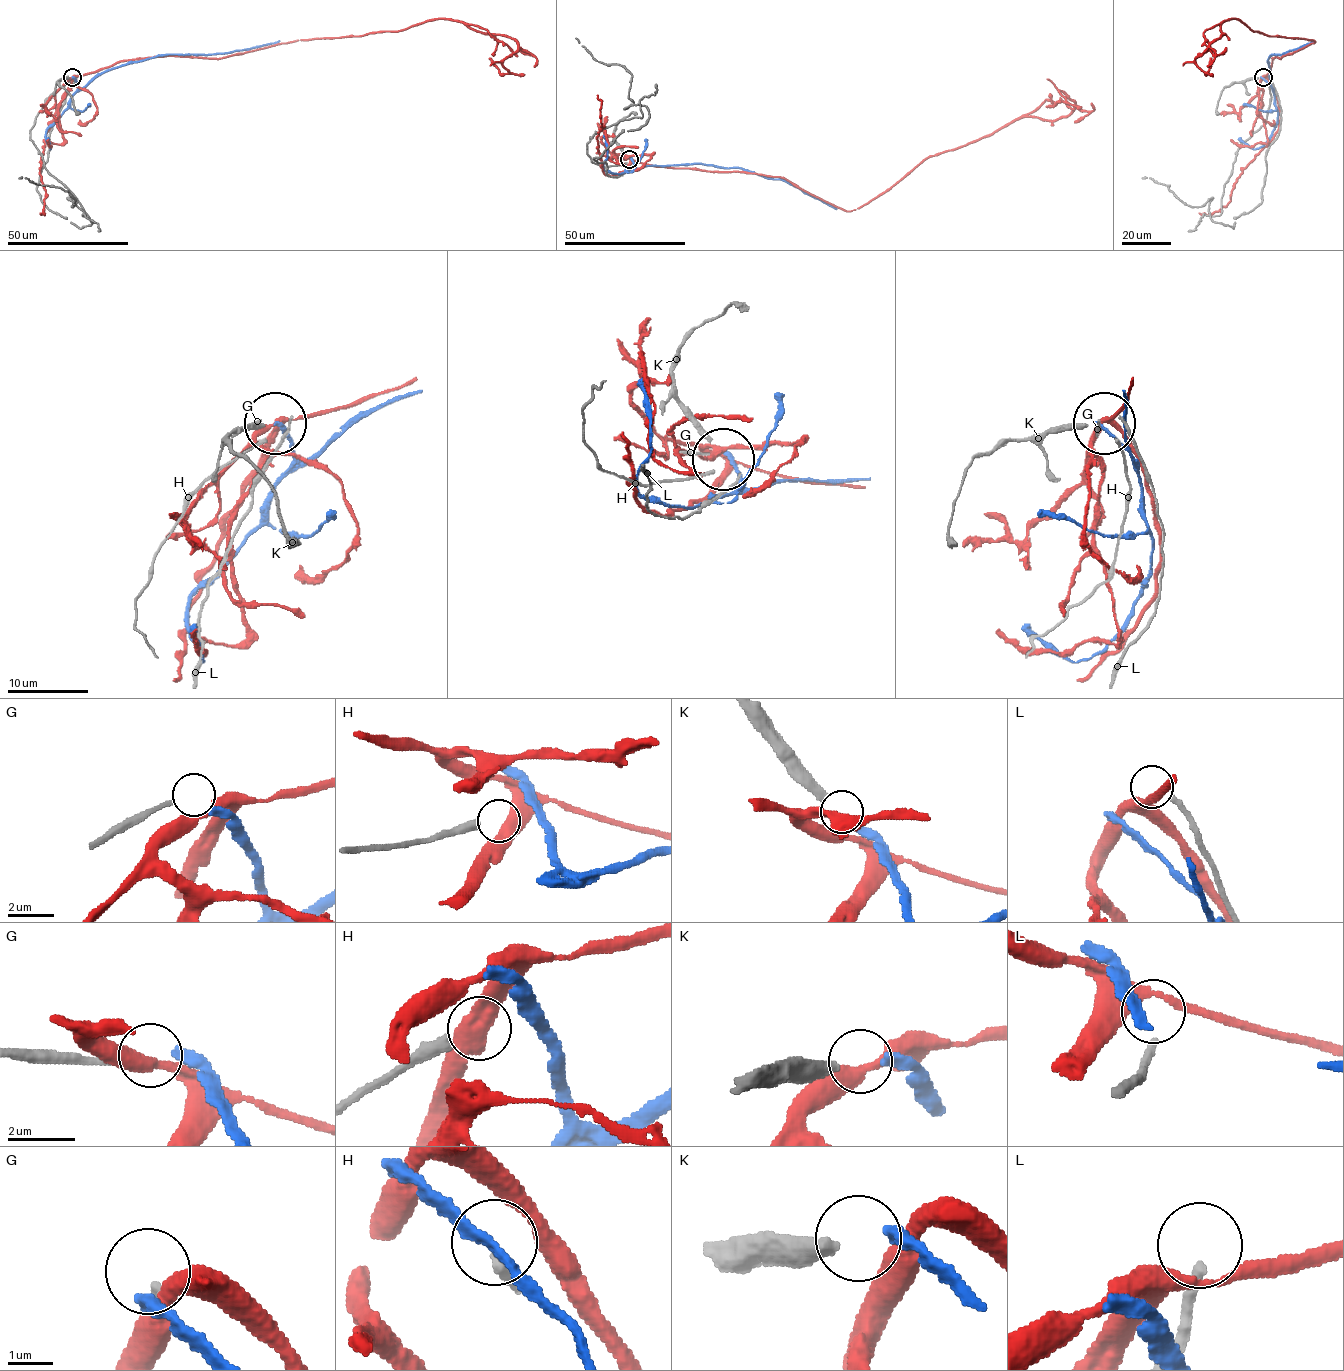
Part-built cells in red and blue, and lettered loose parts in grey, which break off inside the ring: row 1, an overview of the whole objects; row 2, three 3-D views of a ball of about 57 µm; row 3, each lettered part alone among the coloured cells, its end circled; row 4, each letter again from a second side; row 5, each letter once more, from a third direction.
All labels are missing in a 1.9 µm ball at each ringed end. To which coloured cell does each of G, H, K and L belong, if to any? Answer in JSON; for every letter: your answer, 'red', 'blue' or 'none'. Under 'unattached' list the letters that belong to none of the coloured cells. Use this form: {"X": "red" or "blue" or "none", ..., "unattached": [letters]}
{"G": "none", "H": "none", "K": "blue", "L": "none", "unattached": ["G", "H", "L"]}

